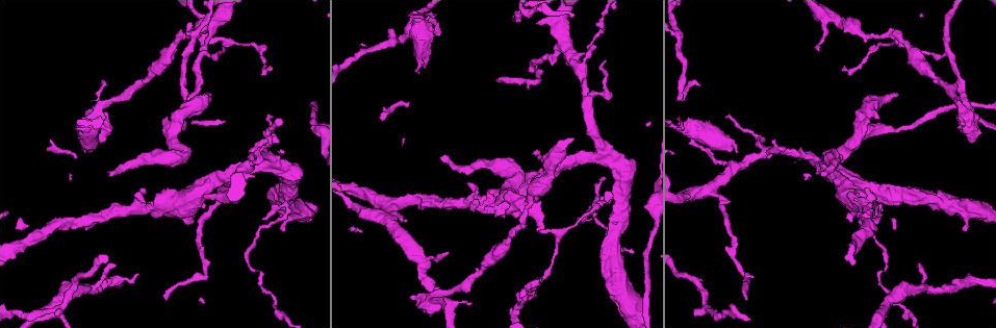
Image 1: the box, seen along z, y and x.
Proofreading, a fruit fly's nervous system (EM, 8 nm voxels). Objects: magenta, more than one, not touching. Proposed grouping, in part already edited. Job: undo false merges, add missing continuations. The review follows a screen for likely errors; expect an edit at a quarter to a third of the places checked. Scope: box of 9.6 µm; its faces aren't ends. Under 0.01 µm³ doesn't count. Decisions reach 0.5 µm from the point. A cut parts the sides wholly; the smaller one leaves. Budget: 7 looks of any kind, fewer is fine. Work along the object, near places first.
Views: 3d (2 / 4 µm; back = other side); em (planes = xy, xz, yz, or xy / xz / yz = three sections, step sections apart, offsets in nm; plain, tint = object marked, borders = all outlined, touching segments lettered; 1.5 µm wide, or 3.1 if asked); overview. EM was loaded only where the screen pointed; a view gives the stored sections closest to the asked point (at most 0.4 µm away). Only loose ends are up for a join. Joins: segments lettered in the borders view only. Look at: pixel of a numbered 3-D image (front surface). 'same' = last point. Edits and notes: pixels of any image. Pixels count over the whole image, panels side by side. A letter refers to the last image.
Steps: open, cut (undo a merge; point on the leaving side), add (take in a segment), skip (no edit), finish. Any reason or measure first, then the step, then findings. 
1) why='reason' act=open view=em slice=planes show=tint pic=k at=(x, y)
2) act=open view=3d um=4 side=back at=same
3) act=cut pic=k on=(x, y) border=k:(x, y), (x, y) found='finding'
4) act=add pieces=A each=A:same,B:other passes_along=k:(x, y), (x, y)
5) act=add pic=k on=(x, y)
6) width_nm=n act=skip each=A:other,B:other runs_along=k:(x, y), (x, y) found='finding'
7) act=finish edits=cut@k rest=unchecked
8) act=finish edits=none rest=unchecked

why='end of a long branch' act=open view=3d um=2 side=back pic=1 at=(897, 96)

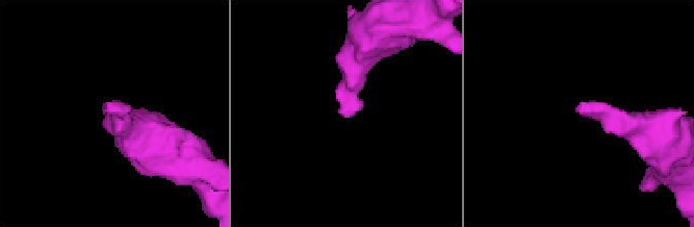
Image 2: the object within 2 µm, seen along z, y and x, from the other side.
why='need the tissue' act=open view=em slice=planes show=borders pic=2 at=(118, 112)

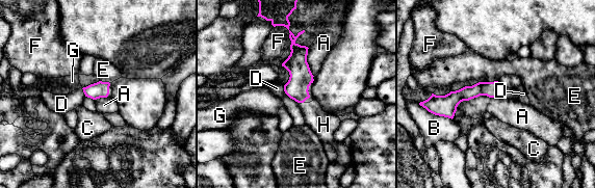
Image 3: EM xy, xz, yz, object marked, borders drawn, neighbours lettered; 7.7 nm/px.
act=add pic=3 on=(513, 94) each=A:other,B:other,C:other,D:other,E:other,F:other,G:other,H:same passes_along=3:(492, 89), (503, 90), (513, 94) found='it goes on there'

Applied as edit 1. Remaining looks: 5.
act=open view=overview

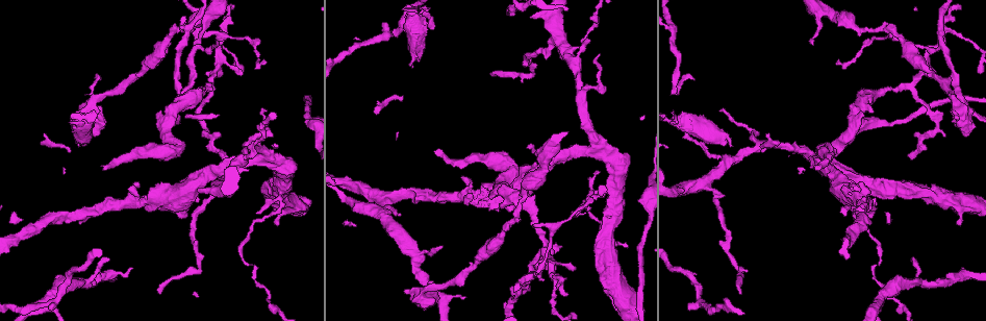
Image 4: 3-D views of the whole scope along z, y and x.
why='free end' act=open view=3d um=4 pic=4 at=(962, 268)

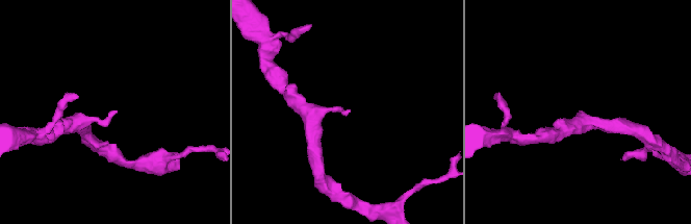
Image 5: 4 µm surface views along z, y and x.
why='now the EM' act=open view=em slice=planes show=borders pic=5 at=(349, 111)

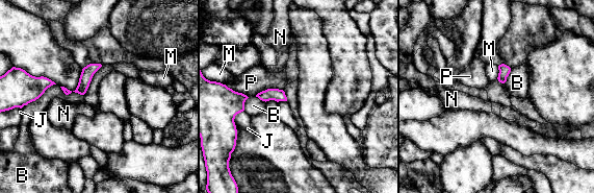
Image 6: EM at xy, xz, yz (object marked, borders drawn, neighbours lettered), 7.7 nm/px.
longest_contact=P:220nm act=skip each=B:other,J:other,M:other,N:other,P:other border=6:(498, 66), (498, 76), (496, 78) found='no lettered segment goes on from it'

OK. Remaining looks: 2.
why='a fork' act=open view=em slice=xy step=4 show=borders pic=4 at=(84, 281)

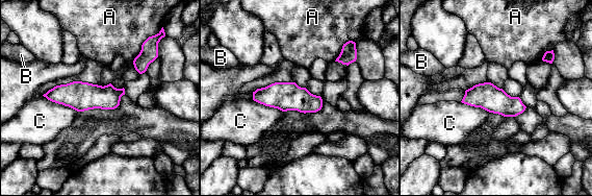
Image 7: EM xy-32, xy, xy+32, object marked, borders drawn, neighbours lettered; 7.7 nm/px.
act=open view=em slice=planes show=borders at=same

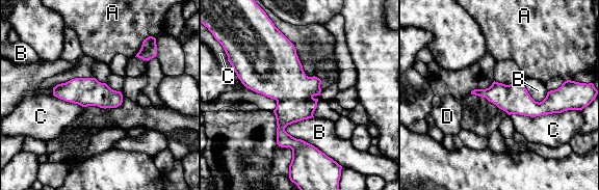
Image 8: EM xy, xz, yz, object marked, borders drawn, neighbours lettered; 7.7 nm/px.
act=skip each=A:other,B:other,C:other,D:other runs_along=8:(476, 91), (526, 106), (562, 97) found='continuous, no second neuron'

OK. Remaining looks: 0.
act=finish edits=add@3 rest=unchecked

